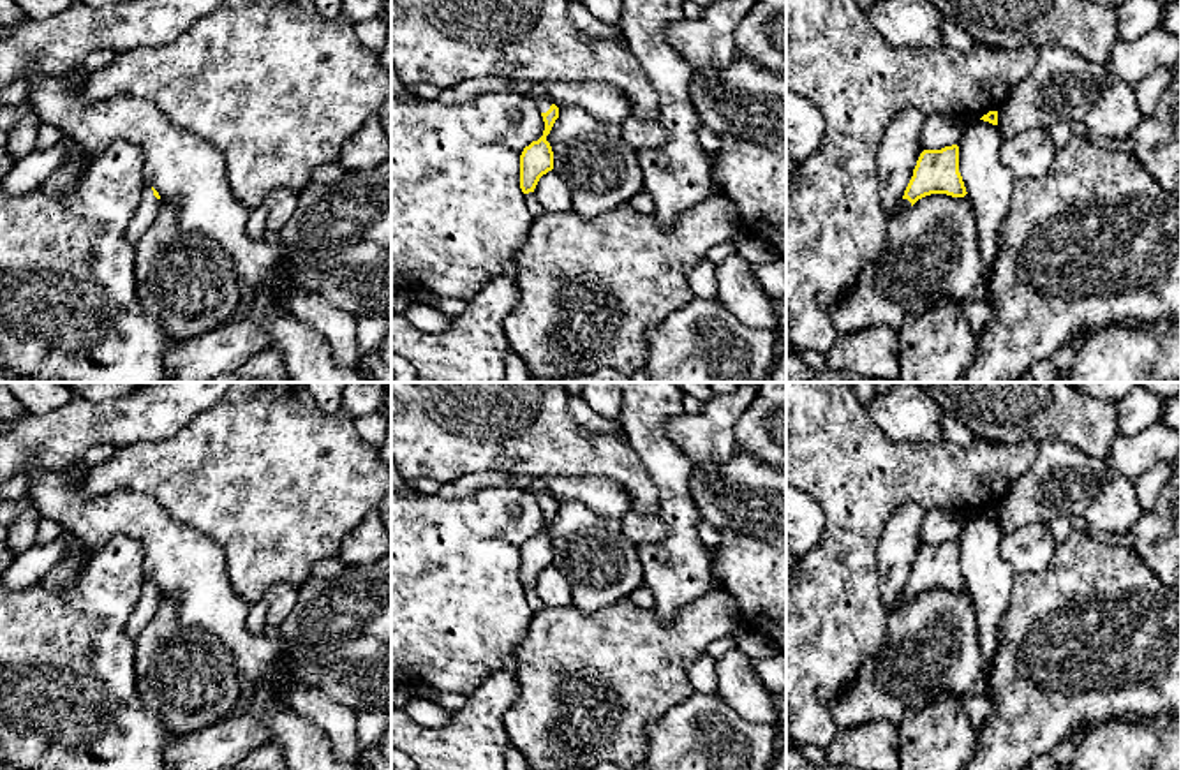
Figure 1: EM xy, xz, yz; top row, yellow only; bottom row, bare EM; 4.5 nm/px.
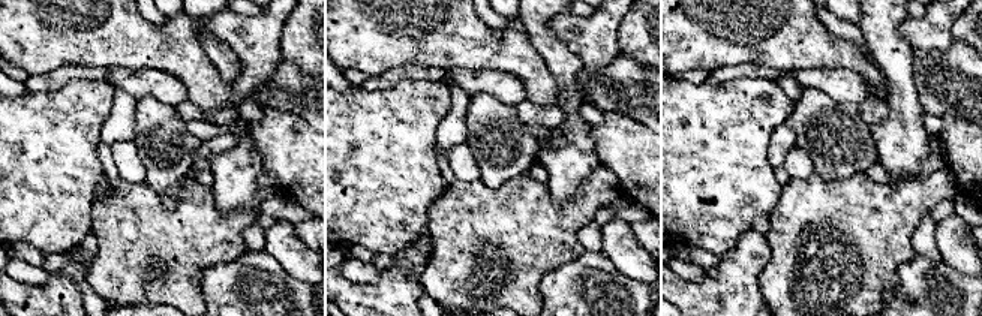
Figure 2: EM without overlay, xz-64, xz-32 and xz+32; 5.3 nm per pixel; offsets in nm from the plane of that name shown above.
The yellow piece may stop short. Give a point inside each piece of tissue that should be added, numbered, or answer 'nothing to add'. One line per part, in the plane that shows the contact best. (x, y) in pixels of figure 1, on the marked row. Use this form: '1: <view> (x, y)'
1: xy (148, 208)

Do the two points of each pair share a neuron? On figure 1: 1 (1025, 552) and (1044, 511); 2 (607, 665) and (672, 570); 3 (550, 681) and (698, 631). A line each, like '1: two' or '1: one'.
1: two
2: two
3: one

